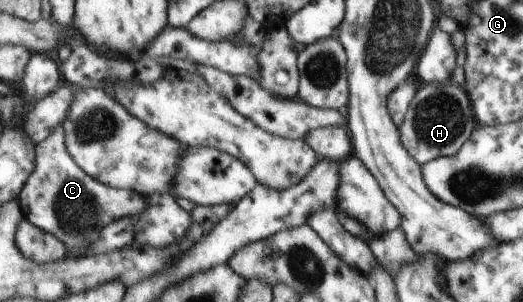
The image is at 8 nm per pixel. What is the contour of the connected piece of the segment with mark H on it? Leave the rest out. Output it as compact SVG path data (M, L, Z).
M451 81L420 88L400 131L404 147L423 166L434 159L457 155L478 127L468 92Z

